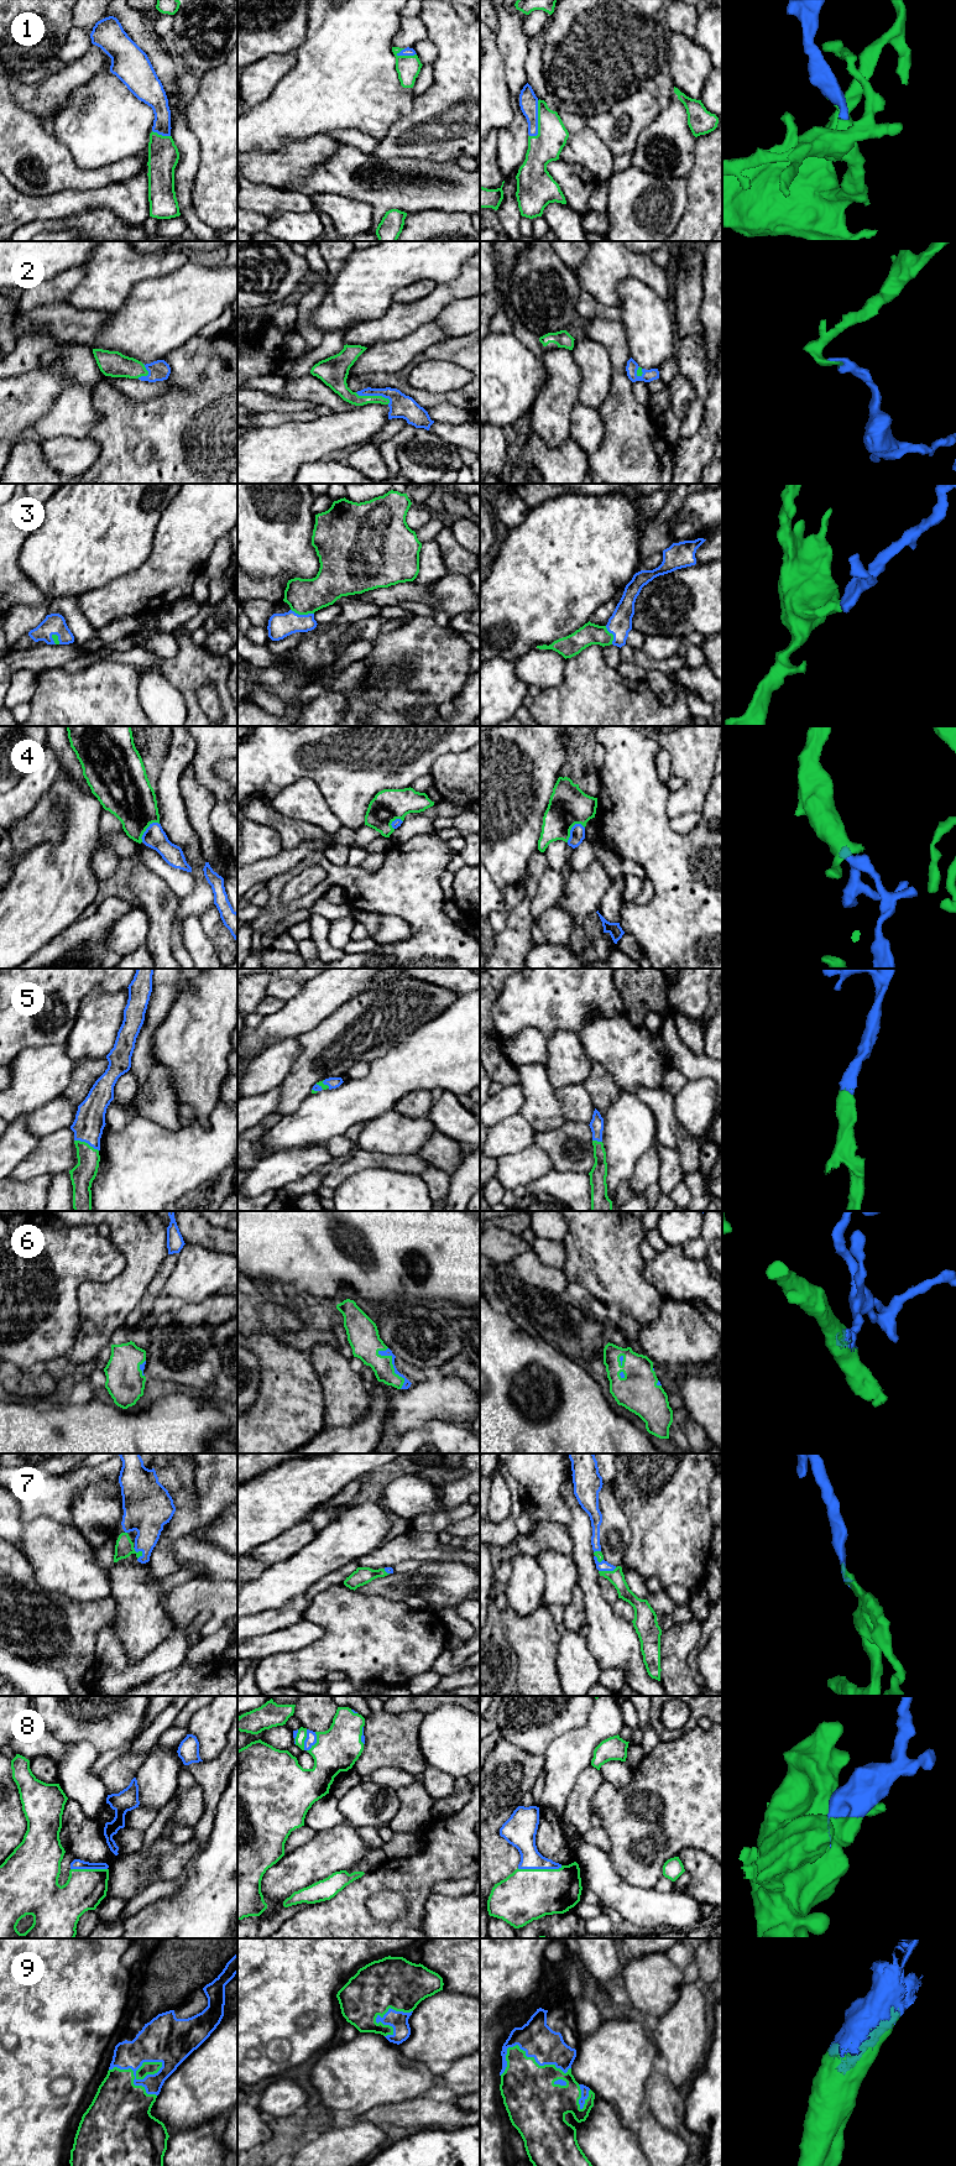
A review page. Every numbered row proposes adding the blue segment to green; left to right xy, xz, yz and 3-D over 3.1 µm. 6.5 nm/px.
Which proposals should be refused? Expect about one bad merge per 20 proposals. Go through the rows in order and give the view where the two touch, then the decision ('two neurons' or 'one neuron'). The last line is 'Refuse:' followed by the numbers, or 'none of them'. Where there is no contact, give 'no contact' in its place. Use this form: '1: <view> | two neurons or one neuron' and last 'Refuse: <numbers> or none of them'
1: yz | one neuron
2: xz | one neuron
3: xz | one neuron
4: xy | one neuron
5: xy | one neuron
6: xz | one neuron
7: xy | one neuron
8: yz | one neuron
9: xy | one neuron
Refuse: none of them

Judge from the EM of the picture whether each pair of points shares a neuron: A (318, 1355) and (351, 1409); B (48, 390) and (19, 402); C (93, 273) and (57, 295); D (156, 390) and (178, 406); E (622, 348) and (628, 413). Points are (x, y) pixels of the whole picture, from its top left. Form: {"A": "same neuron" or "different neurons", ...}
{"A": "same neuron", "B": "same neuron", "C": "different neurons", "D": "different neurons", "E": "same neuron"}

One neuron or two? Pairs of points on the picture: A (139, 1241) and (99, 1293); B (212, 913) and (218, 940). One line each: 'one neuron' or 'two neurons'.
A: one neuron
B: one neuron

